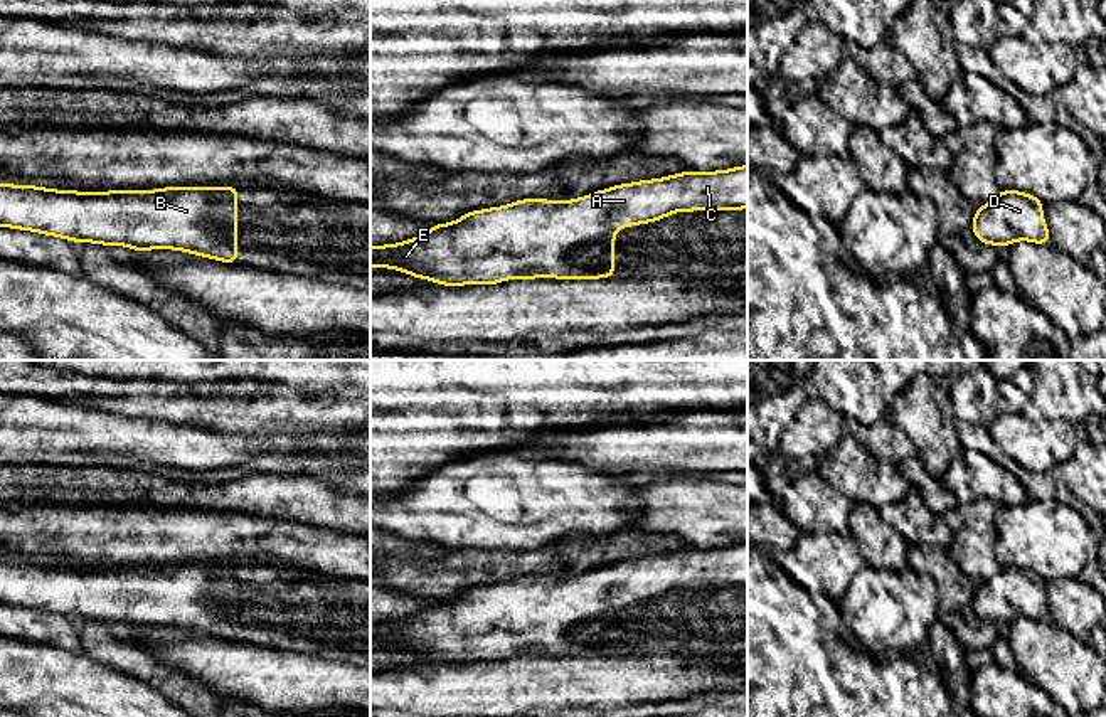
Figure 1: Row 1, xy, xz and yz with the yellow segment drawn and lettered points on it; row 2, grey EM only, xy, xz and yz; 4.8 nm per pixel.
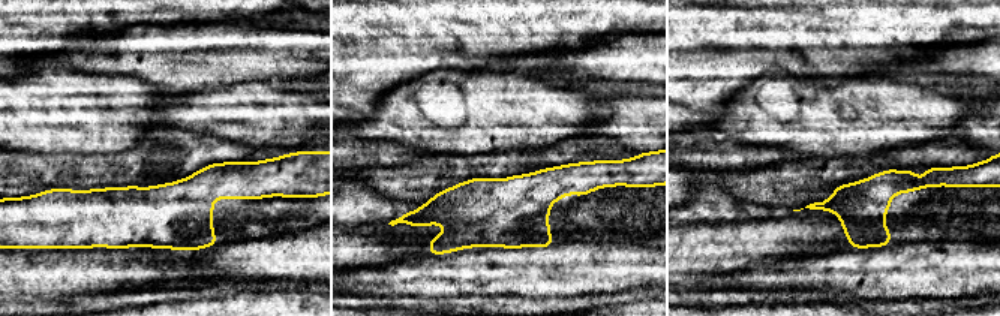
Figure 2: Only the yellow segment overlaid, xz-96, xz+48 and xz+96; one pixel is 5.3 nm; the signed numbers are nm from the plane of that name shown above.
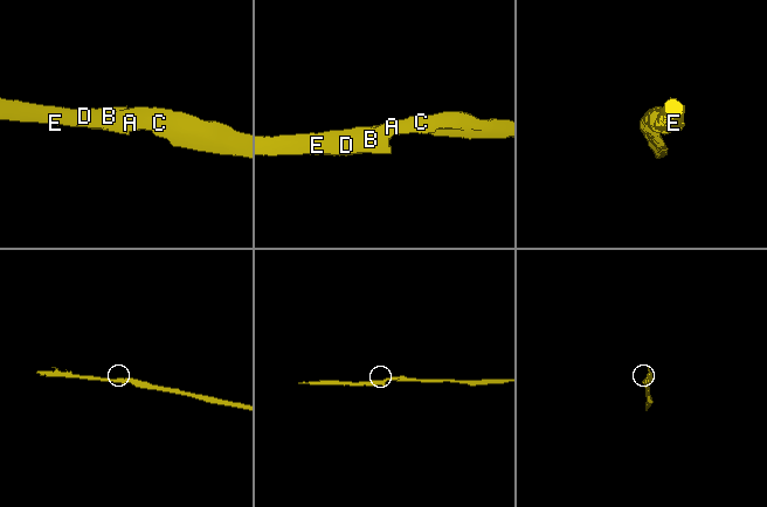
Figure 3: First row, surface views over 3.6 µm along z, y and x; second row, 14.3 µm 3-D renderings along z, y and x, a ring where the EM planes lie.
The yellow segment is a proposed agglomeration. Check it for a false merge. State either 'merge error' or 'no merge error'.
no merge error

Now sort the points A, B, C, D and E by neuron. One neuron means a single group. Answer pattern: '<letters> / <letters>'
A B C D E

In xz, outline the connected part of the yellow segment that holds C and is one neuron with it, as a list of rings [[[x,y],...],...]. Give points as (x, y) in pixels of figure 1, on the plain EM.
[[[747,542],[709,550],[682,549],[657,557],[619,560],[581,576],[524,576],[505,584],[473,587],[451,601],[399,621],[370,624],[370,643],[394,645],[436,661],[498,661],[507,656],[614,655],[614,609],[680,587],[747,586]]]

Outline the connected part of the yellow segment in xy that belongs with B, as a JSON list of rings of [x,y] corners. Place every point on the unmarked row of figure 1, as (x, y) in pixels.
[[[0,560],[0,603],[133,628],[177,626],[237,641],[237,562],[69,569]]]

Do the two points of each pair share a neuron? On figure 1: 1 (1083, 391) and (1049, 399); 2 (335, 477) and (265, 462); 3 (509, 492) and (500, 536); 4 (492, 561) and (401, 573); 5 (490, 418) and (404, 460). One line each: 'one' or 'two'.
1: one
2: one
3: one
4: one
5: one

